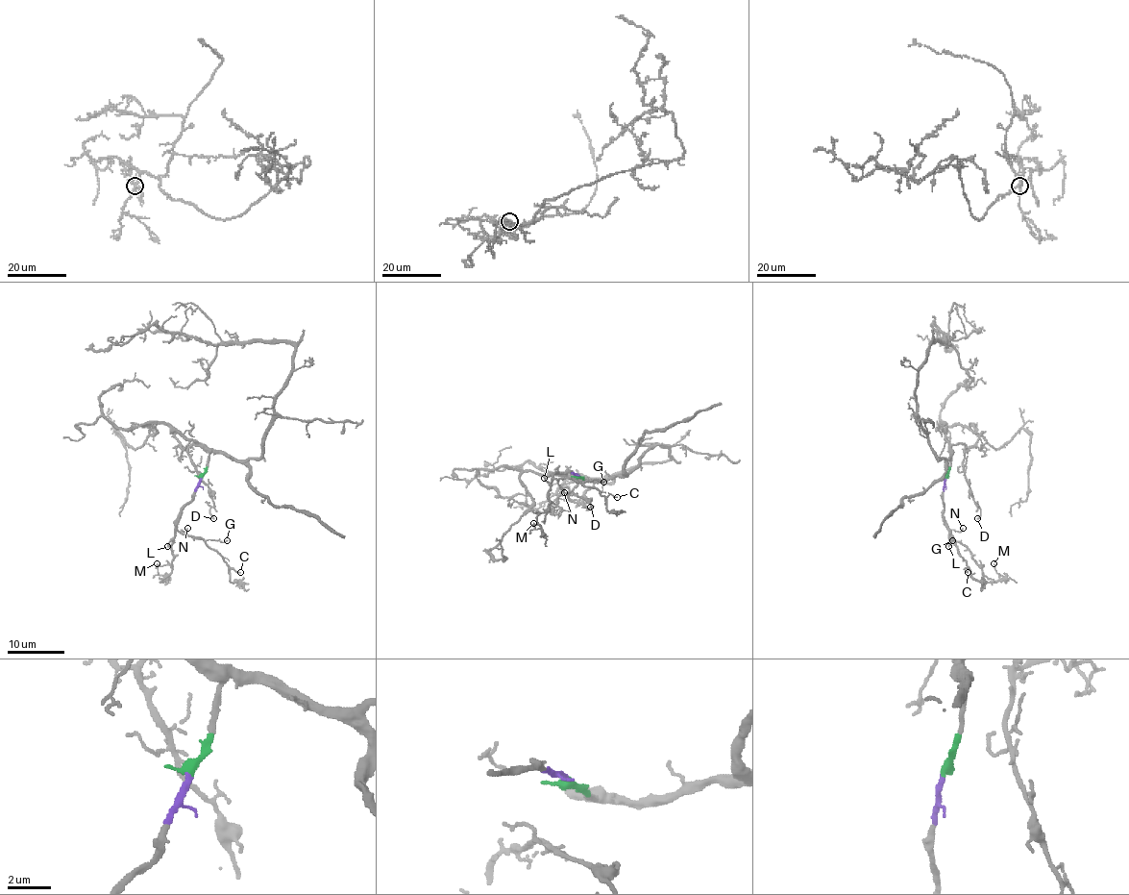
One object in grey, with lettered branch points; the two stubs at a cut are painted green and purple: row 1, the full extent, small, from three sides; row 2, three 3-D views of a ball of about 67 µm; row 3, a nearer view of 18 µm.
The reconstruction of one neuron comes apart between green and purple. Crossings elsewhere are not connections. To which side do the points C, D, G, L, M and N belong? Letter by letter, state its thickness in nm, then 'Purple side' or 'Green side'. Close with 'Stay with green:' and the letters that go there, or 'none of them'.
C: Thickness 110 nm. Purple side
D: Thickness 130 nm. Green side
G: Thickness 130 nm. Purple side
L: Thickness 110 nm. Purple side
M: Thickness 130 nm. Purple side
N: Thickness 110 nm. Purple side
Stay with green: D

